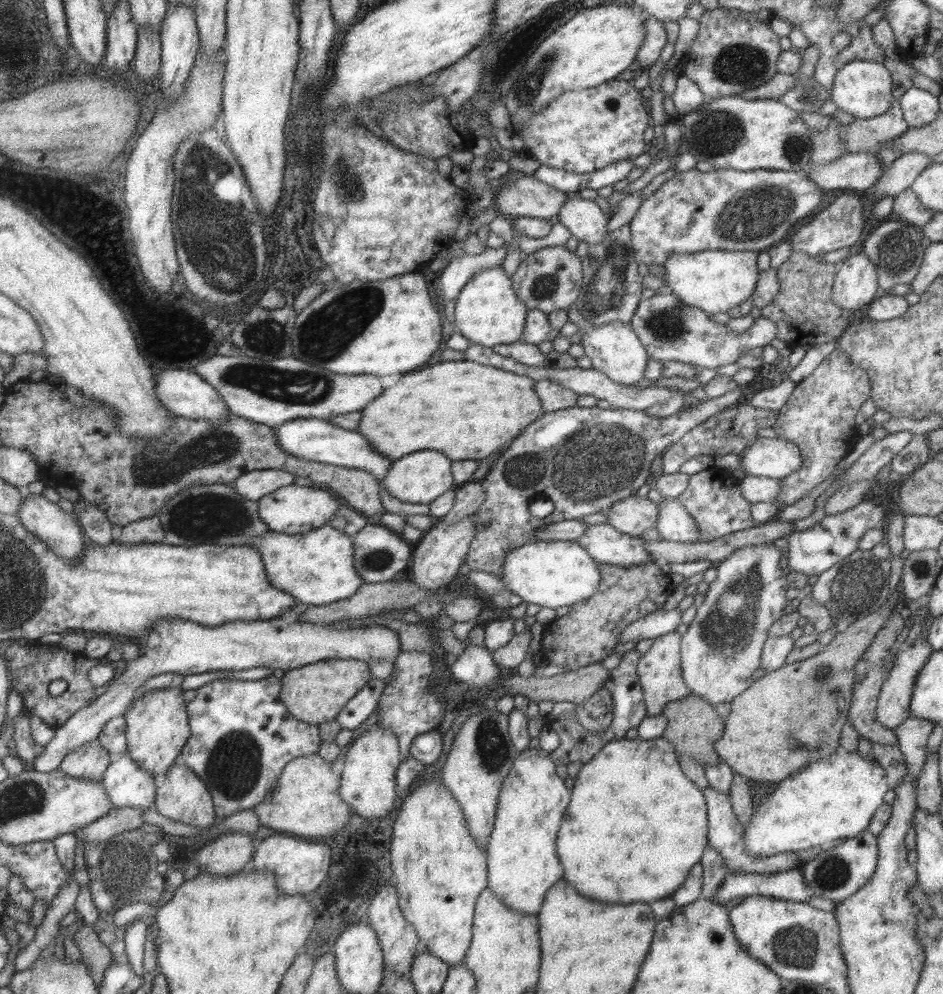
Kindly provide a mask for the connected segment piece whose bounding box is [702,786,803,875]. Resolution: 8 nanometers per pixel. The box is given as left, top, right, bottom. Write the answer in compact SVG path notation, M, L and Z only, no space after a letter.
M710 786L704 787L702 791L707 804L709 846L724 856L729 872L766 873L771 875L794 868L798 869L803 865L802 860L799 858L799 853L782 852L774 856L754 856L745 852L745 826L738 820L736 813L733 811L729 796Z

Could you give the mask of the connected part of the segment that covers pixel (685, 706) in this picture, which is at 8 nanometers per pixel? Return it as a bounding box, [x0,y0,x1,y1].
[662,694,725,766]

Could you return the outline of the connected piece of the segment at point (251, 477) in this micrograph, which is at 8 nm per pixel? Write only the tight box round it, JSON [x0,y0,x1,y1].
[230,469,295,501]

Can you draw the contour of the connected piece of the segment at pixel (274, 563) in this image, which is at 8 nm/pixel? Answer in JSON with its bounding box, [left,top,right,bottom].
[248,524,365,606]

